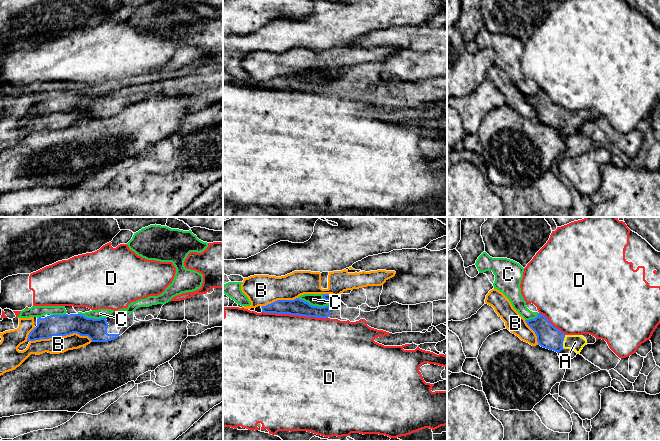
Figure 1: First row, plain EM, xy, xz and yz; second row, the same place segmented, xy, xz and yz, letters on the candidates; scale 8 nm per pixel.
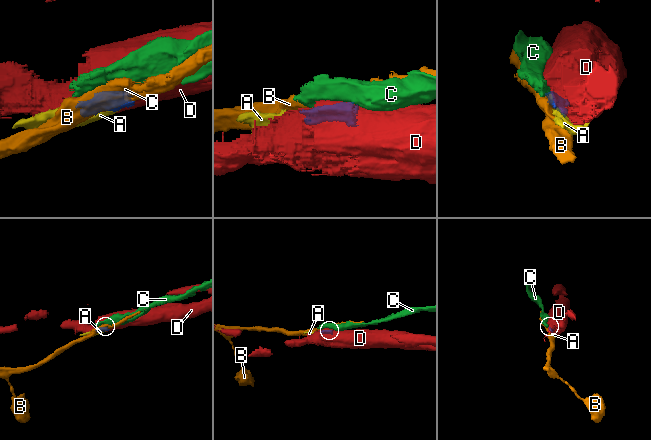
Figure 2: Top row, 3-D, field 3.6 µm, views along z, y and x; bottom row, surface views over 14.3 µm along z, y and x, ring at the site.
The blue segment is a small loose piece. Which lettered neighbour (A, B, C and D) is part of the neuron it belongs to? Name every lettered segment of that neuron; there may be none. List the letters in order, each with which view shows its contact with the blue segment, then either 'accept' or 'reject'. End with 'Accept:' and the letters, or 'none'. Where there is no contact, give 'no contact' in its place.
A: yz | accept
B: xy | reject
C: xz | reject
D: xz | reject
Accept: A

